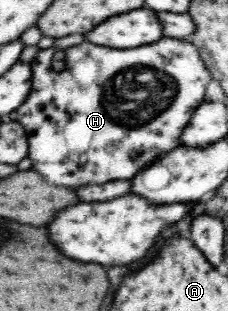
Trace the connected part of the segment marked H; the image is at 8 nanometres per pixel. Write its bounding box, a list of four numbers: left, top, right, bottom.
[16,38,212,188]

